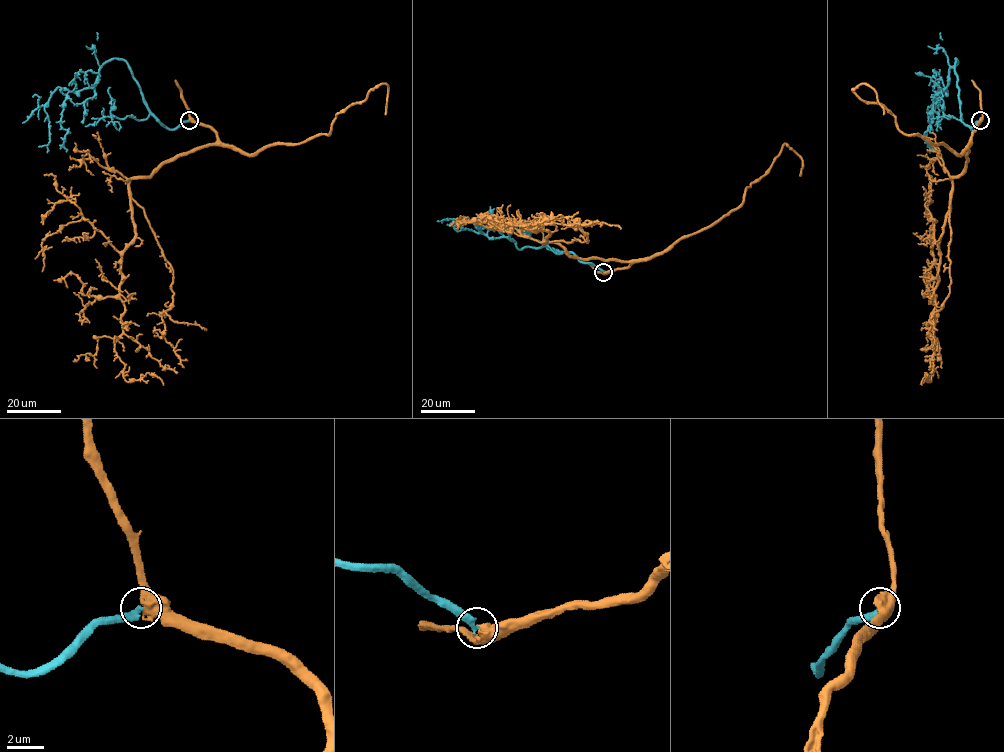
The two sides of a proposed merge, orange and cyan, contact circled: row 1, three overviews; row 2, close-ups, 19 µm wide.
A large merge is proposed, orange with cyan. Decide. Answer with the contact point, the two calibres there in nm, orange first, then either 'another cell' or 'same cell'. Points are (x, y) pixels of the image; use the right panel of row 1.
at (980, 120); 500 nm thick on the orange side, 320 nm on the other; same cell

